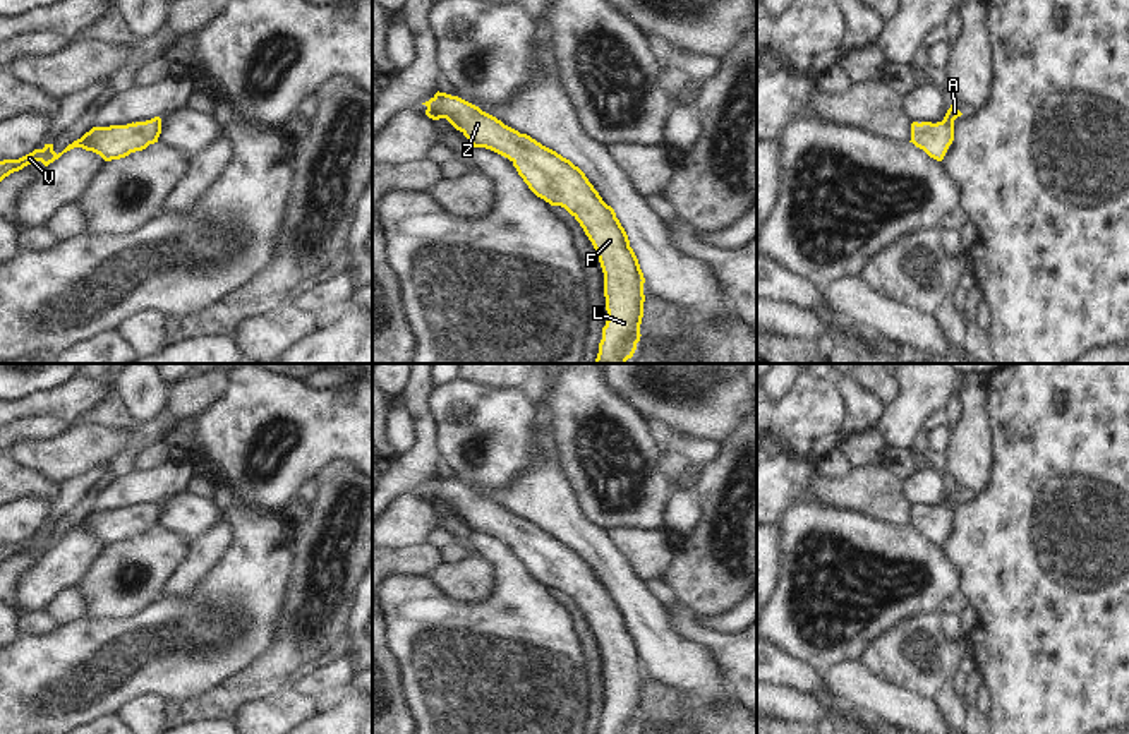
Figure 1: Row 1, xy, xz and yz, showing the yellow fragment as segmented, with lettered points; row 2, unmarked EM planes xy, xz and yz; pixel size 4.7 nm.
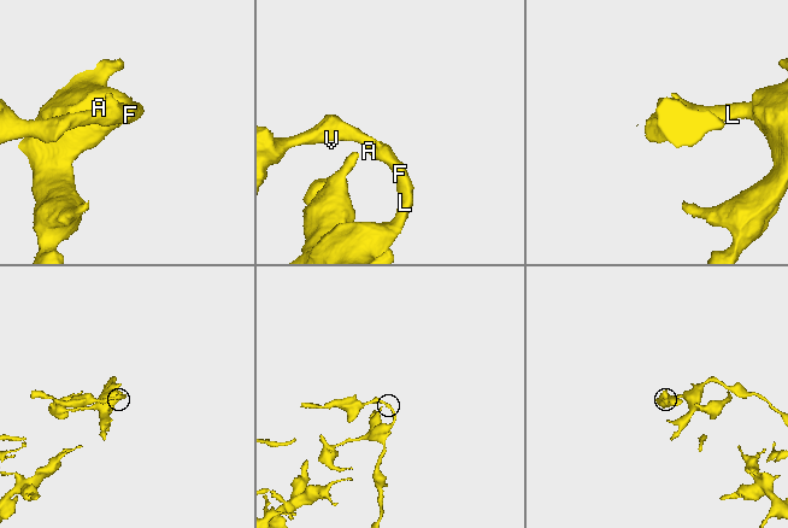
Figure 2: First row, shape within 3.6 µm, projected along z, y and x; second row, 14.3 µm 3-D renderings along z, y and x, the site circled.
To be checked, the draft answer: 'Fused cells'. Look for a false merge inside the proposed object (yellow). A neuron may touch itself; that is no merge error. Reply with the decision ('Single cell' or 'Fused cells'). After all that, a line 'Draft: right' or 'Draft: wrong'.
Single cell
Draft: wrong

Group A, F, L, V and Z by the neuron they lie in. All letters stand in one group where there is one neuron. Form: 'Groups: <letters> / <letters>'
Groups: A F L V Z

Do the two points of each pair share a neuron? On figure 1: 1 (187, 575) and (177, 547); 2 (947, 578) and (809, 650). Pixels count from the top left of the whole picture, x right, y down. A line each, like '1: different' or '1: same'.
1: different
2: same

